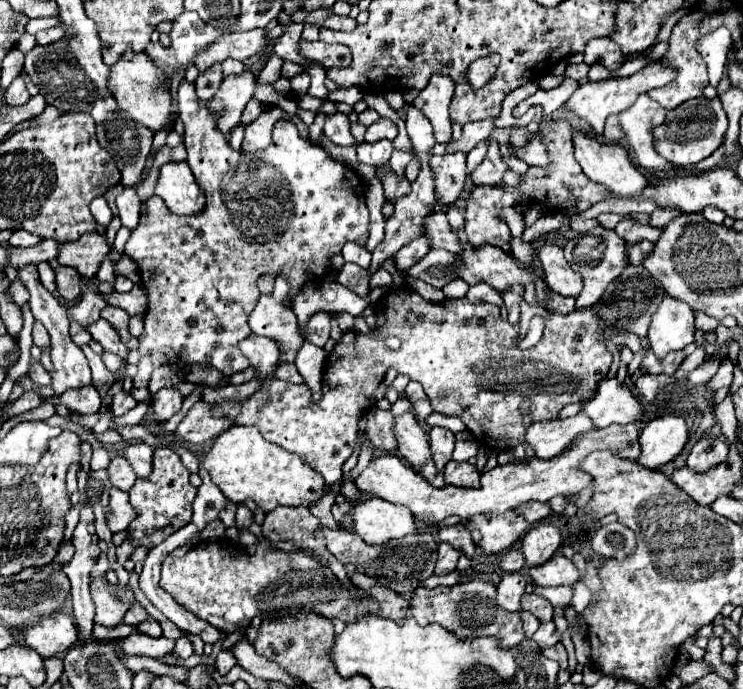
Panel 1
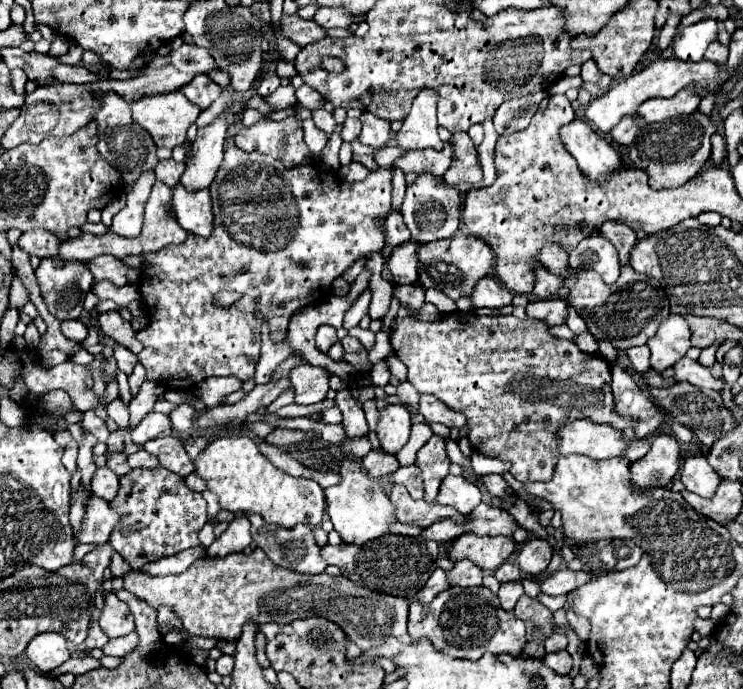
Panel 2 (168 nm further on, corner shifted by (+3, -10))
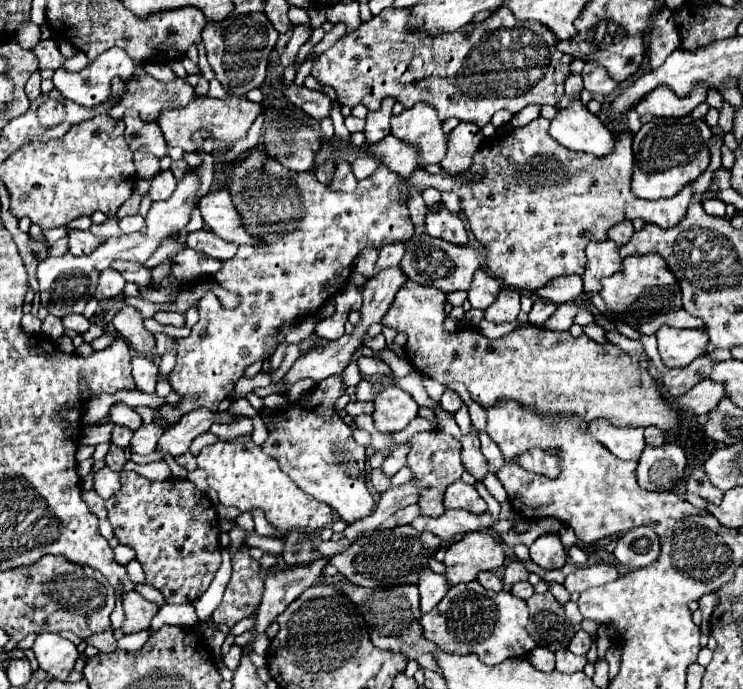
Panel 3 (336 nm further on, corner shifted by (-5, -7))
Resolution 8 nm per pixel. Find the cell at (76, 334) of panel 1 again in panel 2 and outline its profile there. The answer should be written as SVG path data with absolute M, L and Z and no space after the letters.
M62 321L62 333L76 343L82 343L88 337L88 329L80 321Z

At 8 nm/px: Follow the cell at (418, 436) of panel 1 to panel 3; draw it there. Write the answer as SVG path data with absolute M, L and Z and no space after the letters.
M394 384L382 388L374 398L374 404L376 404L376 410L372 418L380 432L404 430L408 422L414 420L418 414L416 400Z

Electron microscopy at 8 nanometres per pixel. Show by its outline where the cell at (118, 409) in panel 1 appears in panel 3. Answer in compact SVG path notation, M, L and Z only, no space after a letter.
M116 402L116 404L110 408L108 418L110 418L114 424L126 426L126 428L130 428L130 430L138 430L138 428L142 426L142 418L140 418L130 406L126 406L124 402Z

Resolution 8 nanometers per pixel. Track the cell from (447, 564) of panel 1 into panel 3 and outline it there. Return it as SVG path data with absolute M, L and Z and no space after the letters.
M424 568L418 578L418 588L420 588L420 610L422 614L430 612L448 592L448 582L444 580L442 574L434 574L432 570Z

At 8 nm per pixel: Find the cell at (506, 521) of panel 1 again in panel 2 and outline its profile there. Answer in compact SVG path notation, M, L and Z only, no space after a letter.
M462 533L448 549L448 557L452 561L460 561L466 557L480 569L494 571L510 557L514 549L516 541L512 537L492 537L492 535L480 537L474 533Z

